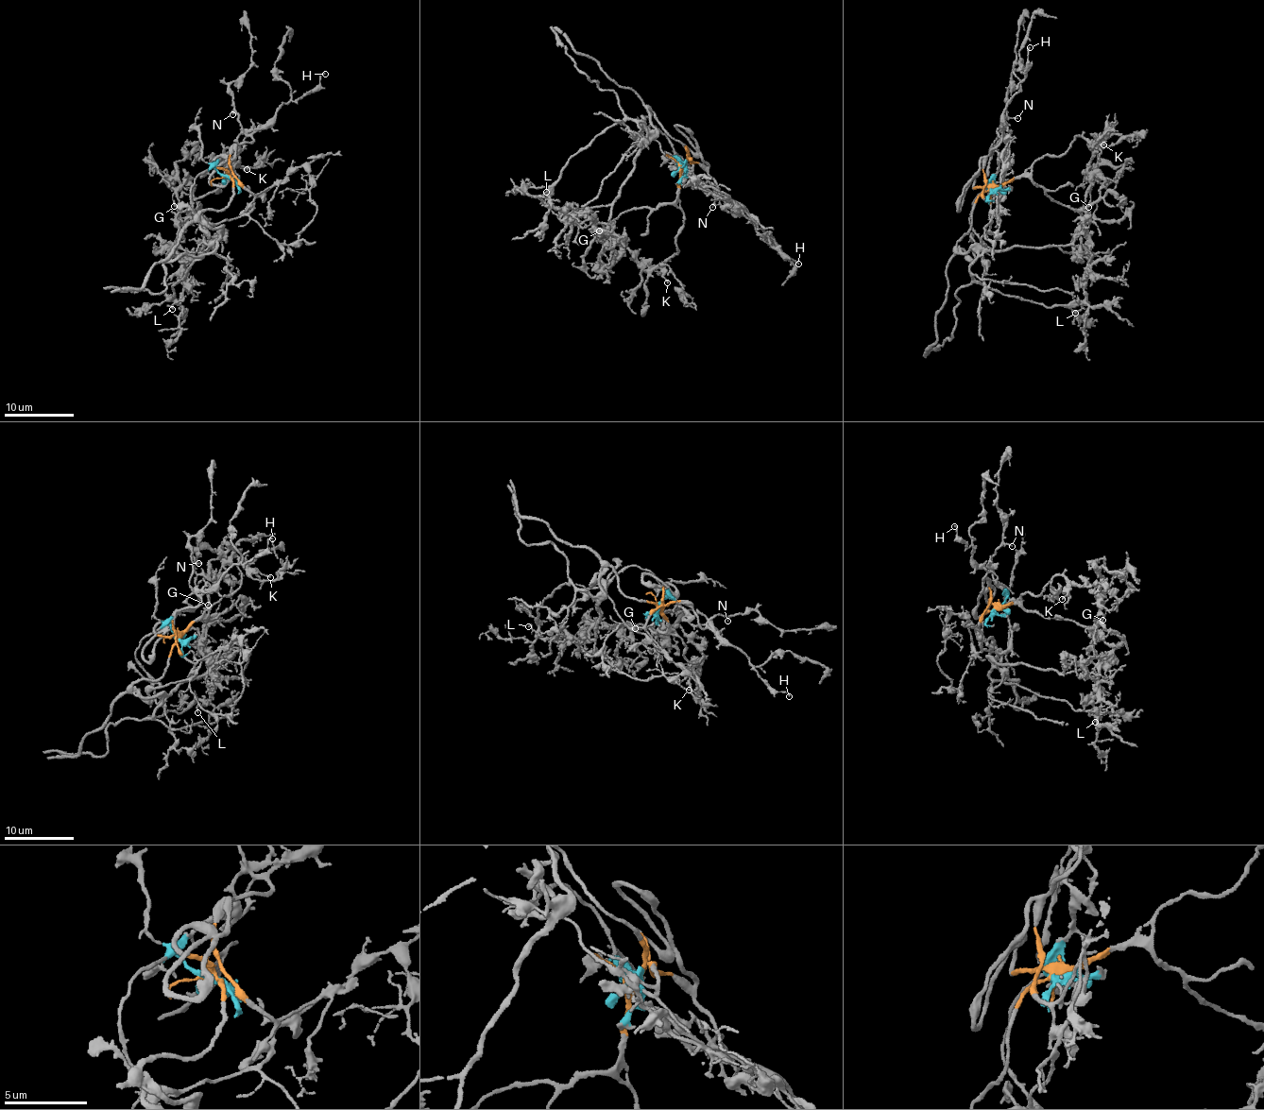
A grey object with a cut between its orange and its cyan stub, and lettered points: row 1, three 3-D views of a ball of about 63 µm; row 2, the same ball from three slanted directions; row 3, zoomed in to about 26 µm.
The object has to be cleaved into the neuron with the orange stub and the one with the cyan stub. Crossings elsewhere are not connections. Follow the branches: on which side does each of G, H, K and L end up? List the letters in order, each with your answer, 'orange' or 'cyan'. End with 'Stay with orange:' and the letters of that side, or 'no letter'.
G: orange
H: orange
K: orange
L: cyan
Stay with orange: G, H, K

